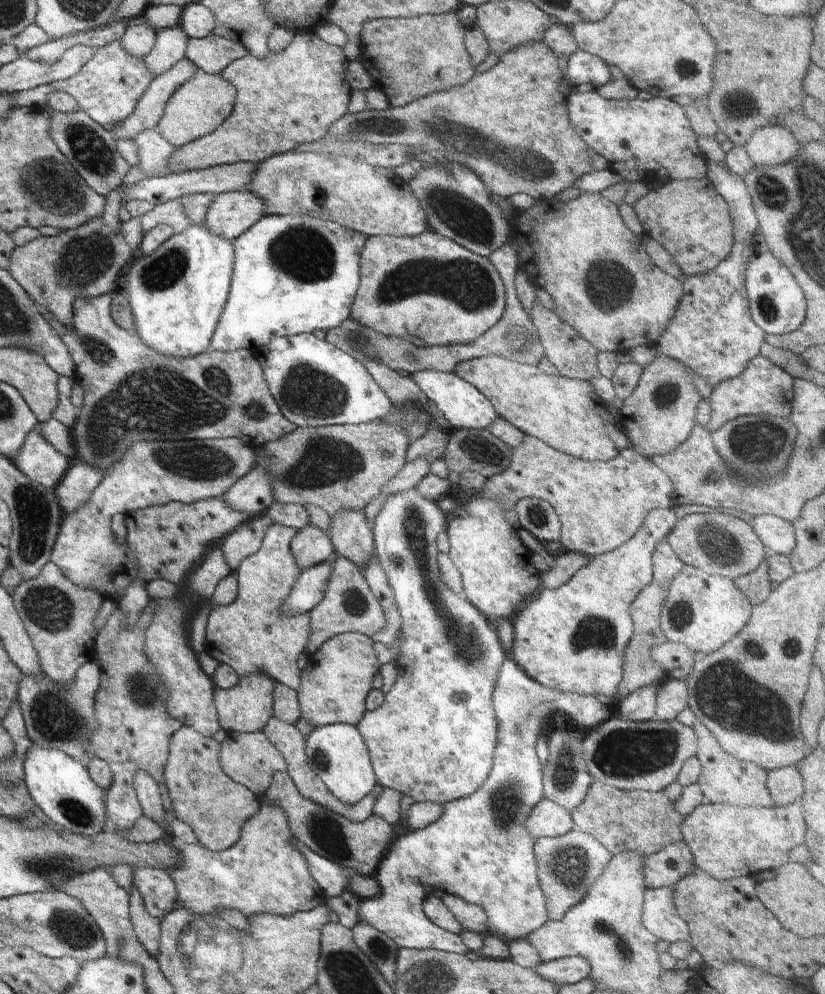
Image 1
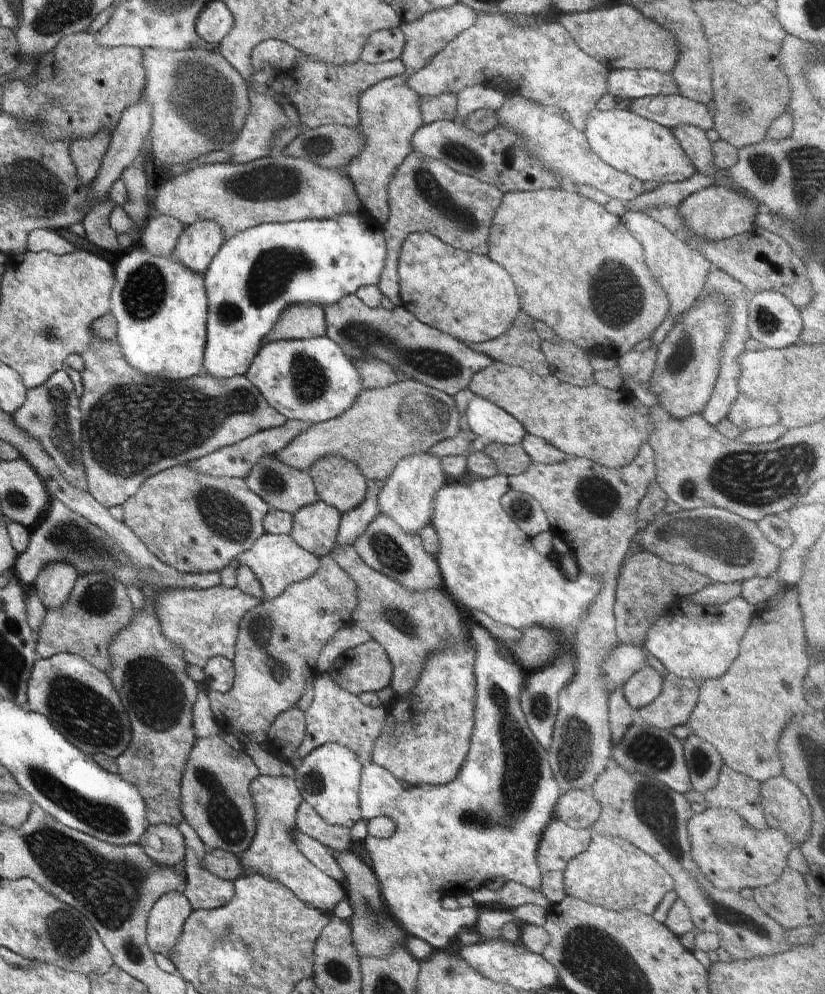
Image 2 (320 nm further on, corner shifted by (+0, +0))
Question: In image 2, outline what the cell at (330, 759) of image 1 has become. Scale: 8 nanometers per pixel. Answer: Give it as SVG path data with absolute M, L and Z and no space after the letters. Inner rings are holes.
M328 743L312 751L295 765L296 786L304 801L330 825L352 828L362 819L359 803L361 768L357 756L344 746Z

